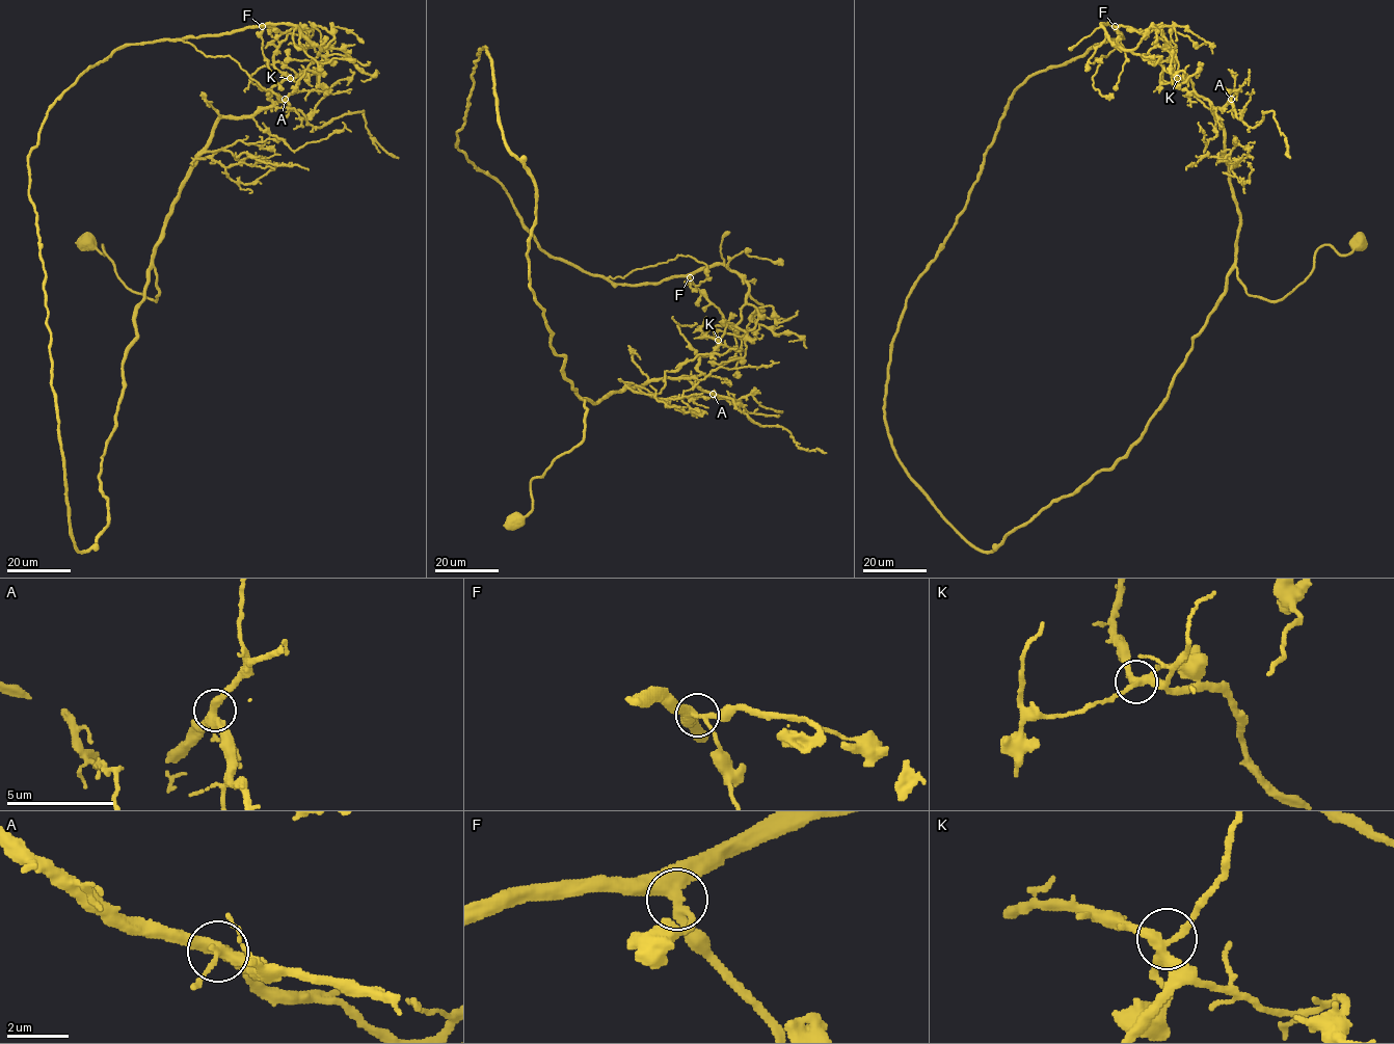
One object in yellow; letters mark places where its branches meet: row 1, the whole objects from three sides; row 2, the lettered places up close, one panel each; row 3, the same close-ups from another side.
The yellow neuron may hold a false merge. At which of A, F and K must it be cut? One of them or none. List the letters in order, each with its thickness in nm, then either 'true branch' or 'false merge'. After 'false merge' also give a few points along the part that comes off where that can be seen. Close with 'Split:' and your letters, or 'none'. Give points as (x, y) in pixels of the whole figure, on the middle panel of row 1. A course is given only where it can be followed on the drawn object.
A: 400 nm thick; true branch
F: 360 nm thick; true branch
K: 320 nm thick; true branch
Split: none

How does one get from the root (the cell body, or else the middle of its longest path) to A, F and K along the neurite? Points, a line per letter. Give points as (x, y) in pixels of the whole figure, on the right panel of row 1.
A: (1359, 238), (1347, 255), (1321, 245), (1277, 301), (1245, 292), (1214, 114), (1231, 99)
F: (1359, 238), (1321, 245), (1285, 297), (1249, 295), (1222, 121), (1115, 26)
K: (1359, 238), (1347, 255), (1321, 245), (1285, 297), (1249, 295), (1222, 121), (1177, 78)

